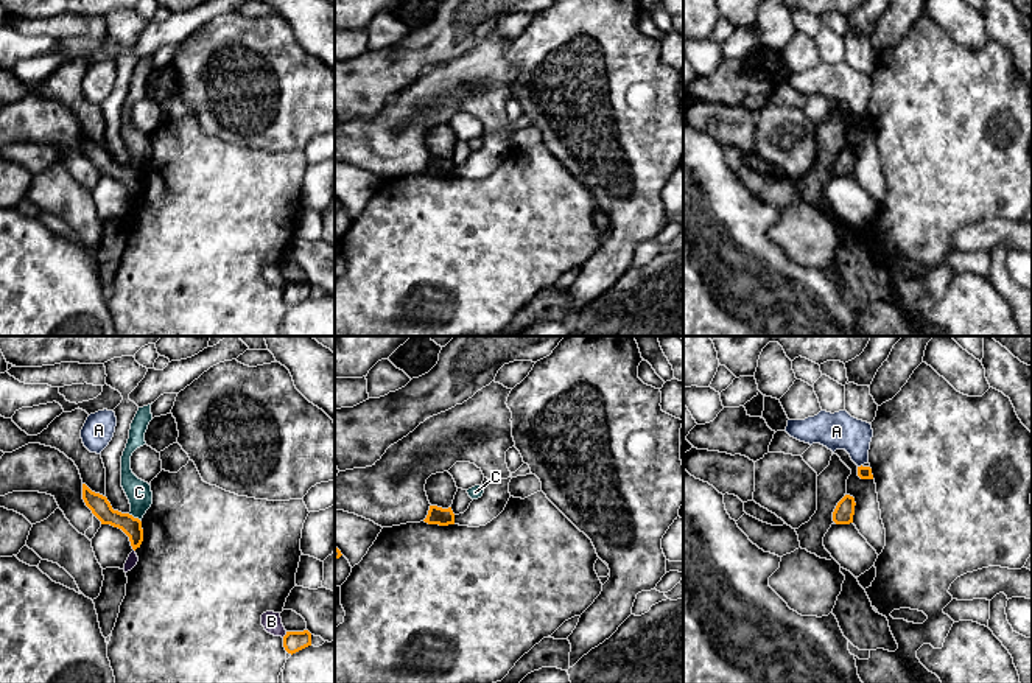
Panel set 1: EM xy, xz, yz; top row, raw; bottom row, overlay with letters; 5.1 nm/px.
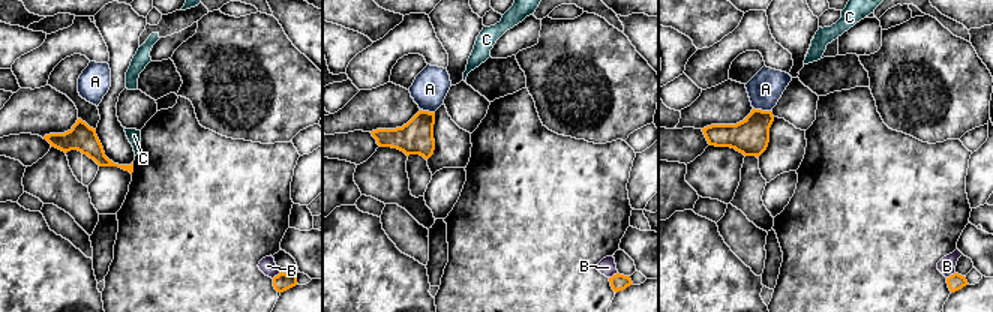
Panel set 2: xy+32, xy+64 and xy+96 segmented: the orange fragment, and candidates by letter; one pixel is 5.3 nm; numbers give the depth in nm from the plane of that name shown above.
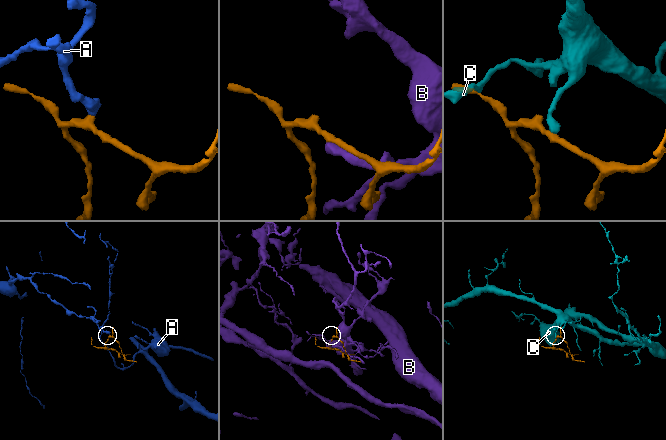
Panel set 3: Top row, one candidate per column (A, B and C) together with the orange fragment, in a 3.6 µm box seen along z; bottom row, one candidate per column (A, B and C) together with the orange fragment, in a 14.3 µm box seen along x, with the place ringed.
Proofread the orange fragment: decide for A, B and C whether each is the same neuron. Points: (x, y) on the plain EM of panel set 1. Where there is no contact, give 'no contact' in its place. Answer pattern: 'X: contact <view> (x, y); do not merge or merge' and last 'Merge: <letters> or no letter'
A: contact yz (861, 117); do not merge
B: contact xy (285, 287); do not merge
C: contact xy (133, 168); do not merge
Merge: no letter

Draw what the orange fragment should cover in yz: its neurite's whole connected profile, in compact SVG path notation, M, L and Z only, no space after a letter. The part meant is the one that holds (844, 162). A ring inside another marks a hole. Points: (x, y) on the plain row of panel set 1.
M845 146L836 157L833 163L833 173L836 176L850 176L853 174L855 166L855 149L850 146Z

